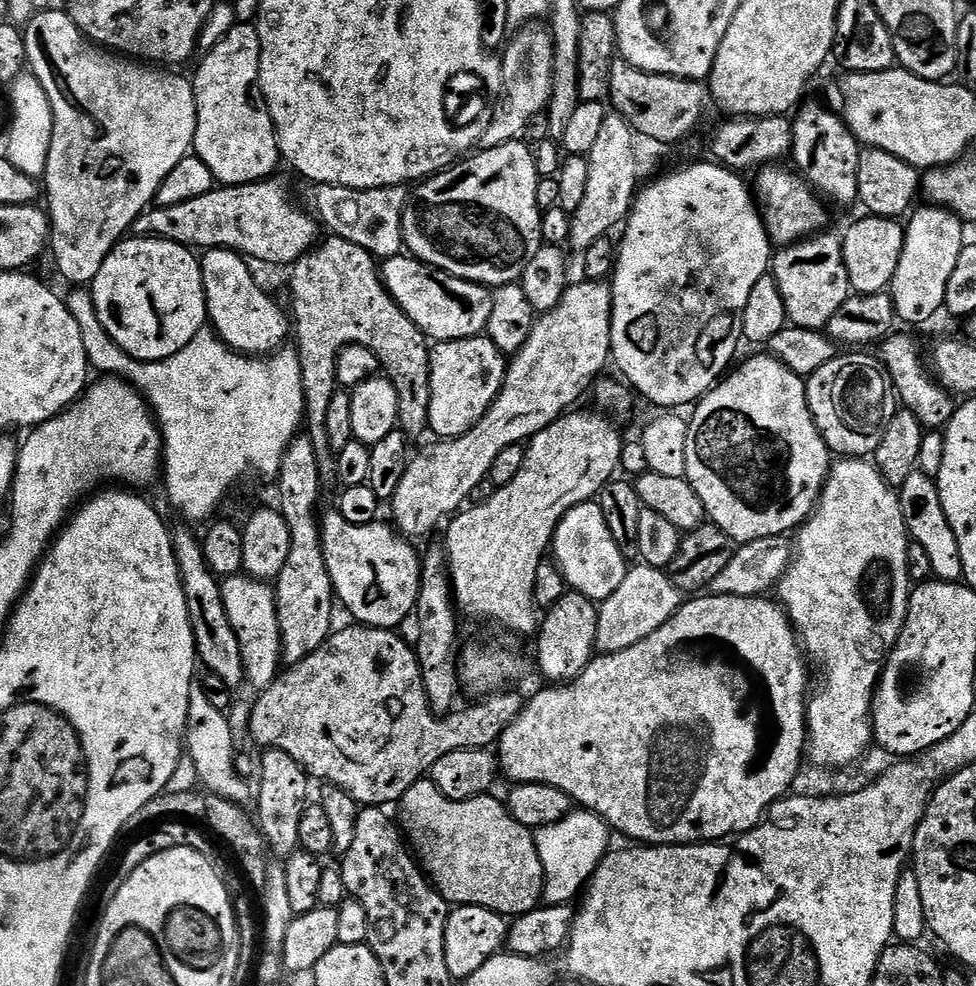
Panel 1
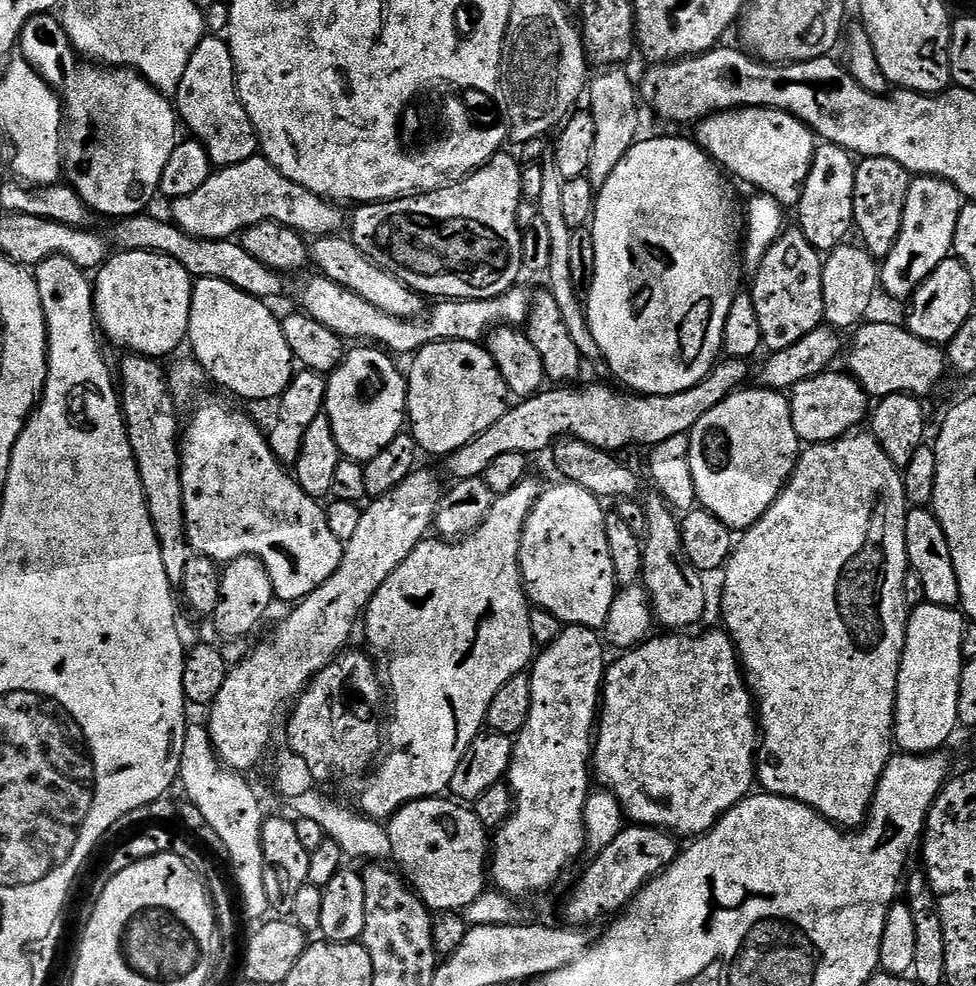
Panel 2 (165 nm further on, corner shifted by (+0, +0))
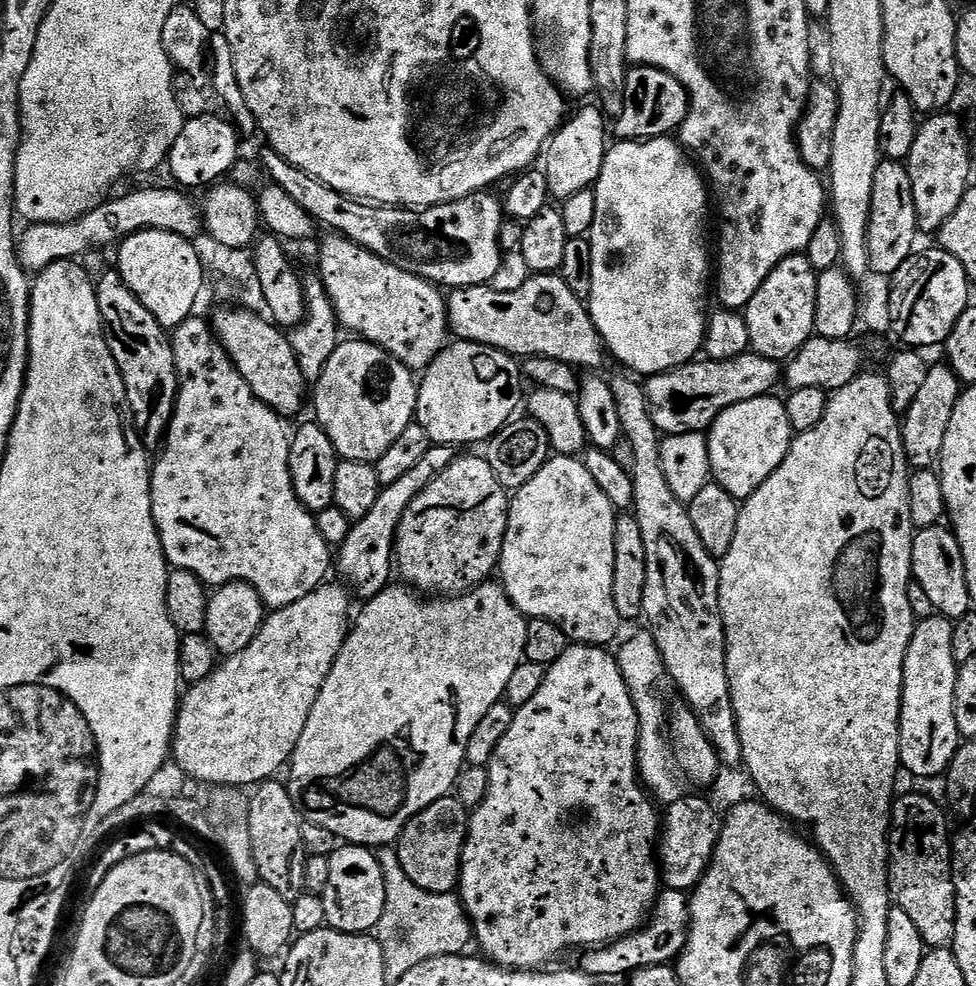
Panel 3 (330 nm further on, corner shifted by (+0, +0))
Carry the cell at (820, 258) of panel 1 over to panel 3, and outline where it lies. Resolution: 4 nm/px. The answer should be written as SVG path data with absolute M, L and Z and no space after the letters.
M807 255L787 256L758 286L754 298L742 310L746 330L750 330L750 348L759 356L787 362L816 331L816 303L818 302L818 273Z

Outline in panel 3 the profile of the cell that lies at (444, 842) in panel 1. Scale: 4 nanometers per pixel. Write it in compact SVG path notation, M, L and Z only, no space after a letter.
M452 794L426 806L426 810L410 818L394 845L402 862L402 870L410 874L410 882L422 886L422 890L427 892L457 891L460 883L460 859L464 853L464 841L468 839L469 819L469 809Z

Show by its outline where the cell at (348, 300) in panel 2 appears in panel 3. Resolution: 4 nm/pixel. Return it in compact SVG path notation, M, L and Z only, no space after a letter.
M536 274L525 284L503 292L497 286L475 284L469 288L454 288L447 293L448 327L456 340L469 340L475 344L485 344L497 348L517 358L554 358L566 362L577 370L600 370L606 357L604 340L594 326L585 301L579 300L567 286L560 274Z

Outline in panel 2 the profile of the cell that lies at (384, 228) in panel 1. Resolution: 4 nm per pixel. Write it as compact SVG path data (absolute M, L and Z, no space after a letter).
M263 155L251 156L249 160L243 160L237 164L230 164L213 171L212 177L198 190L192 194L175 197L171 201L172 216L177 228L183 232L189 232L191 236L197 236L200 240L230 240L237 234L254 224L260 224L264 220L272 220L286 227L295 228L301 234L312 233L312 236L319 234L332 234L345 229L348 218L343 214L340 207L322 198L312 188L291 180L280 168L275 168L268 160L263 160Z

